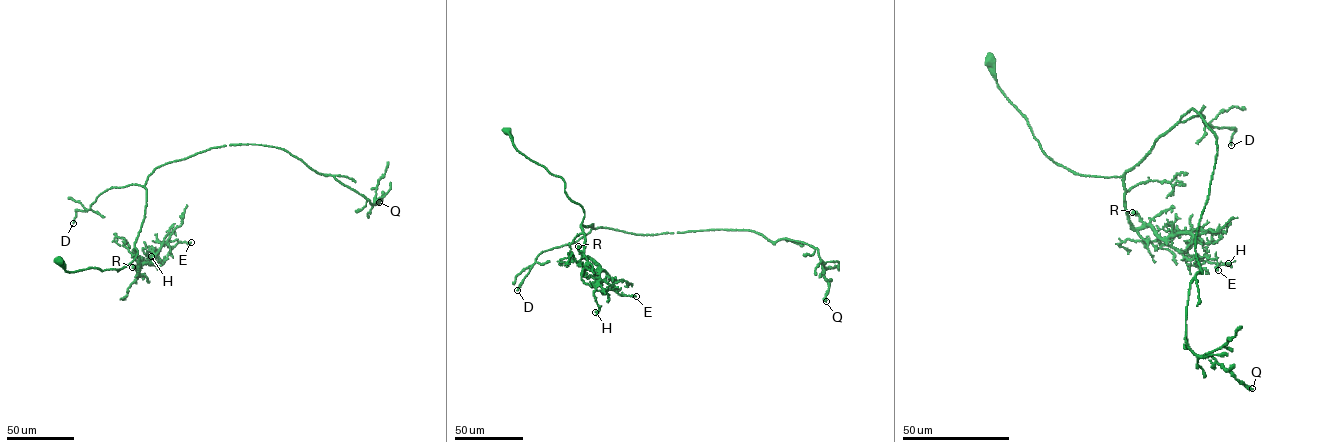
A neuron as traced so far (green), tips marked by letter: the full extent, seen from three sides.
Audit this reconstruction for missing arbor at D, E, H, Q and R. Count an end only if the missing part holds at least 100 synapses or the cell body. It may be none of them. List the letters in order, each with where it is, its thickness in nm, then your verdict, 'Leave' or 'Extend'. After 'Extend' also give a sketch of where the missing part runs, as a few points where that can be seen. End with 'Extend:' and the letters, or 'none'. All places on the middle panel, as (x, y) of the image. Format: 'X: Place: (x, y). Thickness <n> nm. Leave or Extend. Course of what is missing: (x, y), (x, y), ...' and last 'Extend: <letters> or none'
D: Place: (517, 290). Thickness 200 nm. Leave
E: Place: (636, 296). Thickness 180 nm. Leave
H: Place: (595, 312). Thickness 150 nm. Leave
Q: Place: (826, 301). Thickness 240 nm. Leave
R: Place: (578, 246). Thickness 150 nm. Leave
Extend: none

